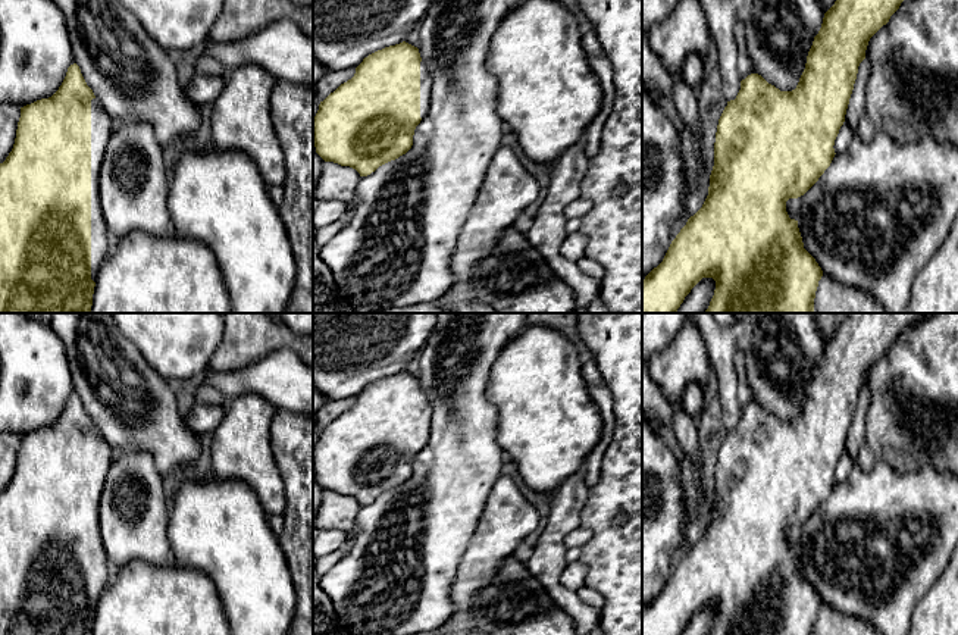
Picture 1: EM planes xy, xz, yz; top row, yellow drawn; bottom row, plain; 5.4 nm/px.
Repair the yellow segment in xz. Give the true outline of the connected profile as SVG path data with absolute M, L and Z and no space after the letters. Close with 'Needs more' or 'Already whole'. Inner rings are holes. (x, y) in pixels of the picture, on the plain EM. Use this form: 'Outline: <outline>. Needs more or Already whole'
Outline: M406 370L369 384L351 409L320 431L313 447L316 482L325 491L356 498L360 506L406 484L416 456L429 441L432 412L419 378Z. Needs more

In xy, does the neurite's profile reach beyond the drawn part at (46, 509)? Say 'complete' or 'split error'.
split error

